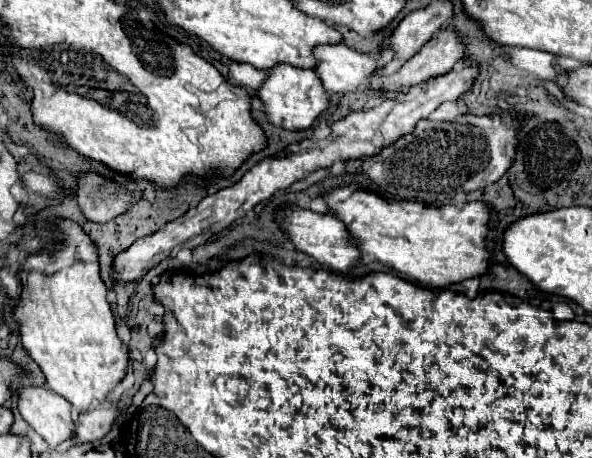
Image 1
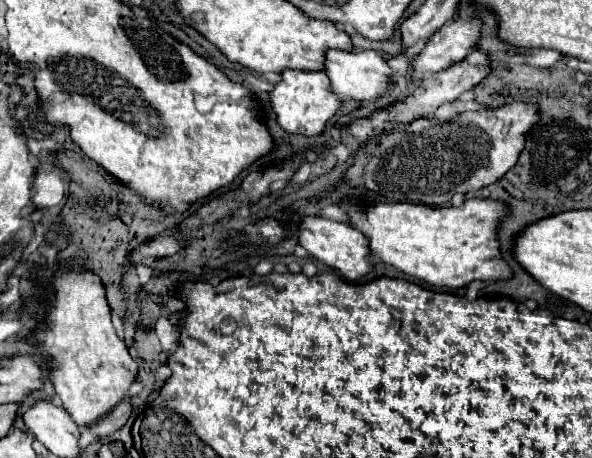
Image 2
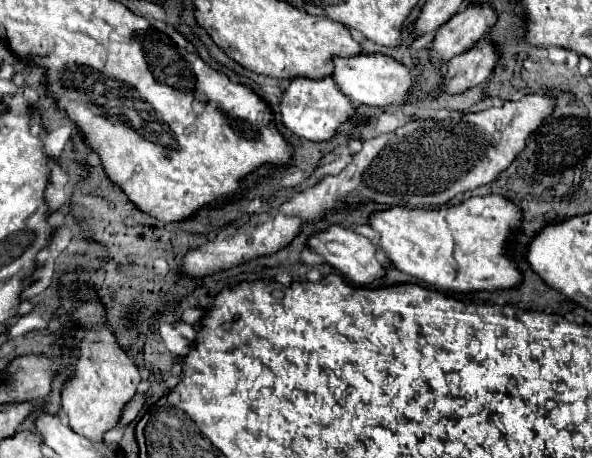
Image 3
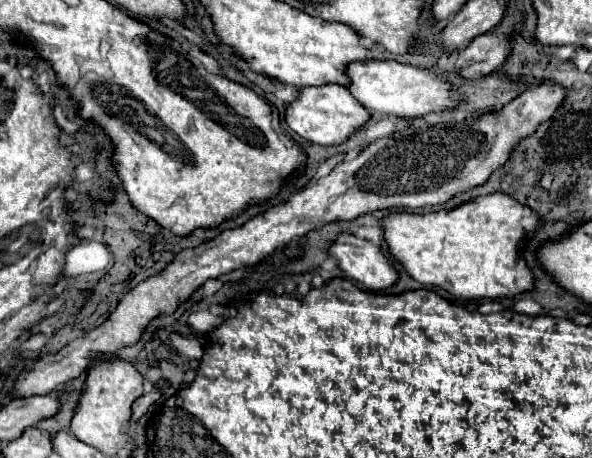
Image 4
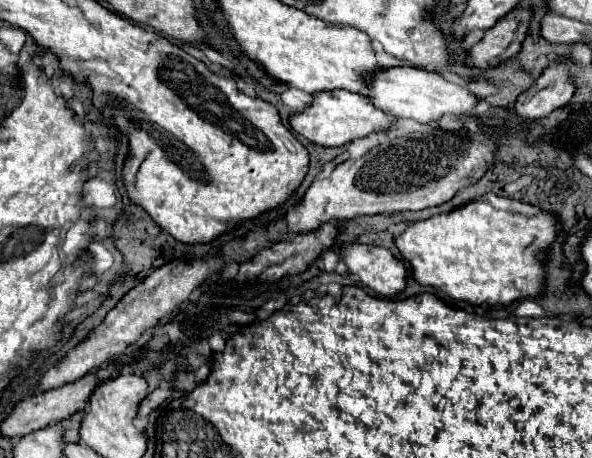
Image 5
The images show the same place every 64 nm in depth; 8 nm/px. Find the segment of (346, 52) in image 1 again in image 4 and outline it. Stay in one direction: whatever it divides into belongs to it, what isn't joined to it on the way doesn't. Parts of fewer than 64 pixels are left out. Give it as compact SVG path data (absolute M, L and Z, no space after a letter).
M396 60L352 62L346 68L346 76L350 80L348 90L364 104L364 108L370 108L370 112L378 112L378 114L416 118L416 116L424 116L432 110L452 108L460 102L460 96L452 94L450 86L444 80L434 78L432 74L418 70L414 66L400 64Z

